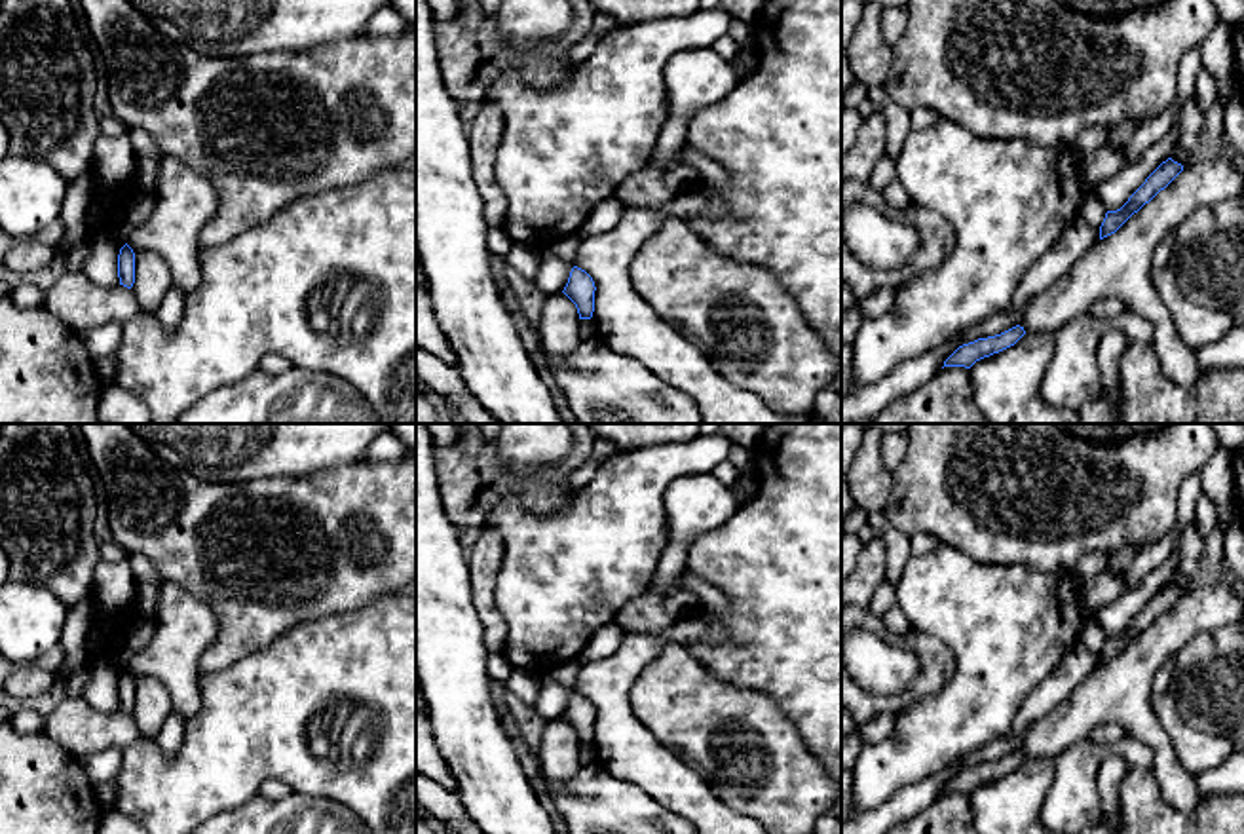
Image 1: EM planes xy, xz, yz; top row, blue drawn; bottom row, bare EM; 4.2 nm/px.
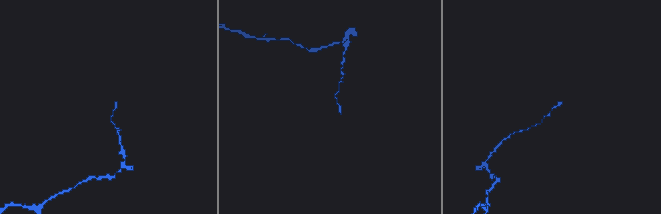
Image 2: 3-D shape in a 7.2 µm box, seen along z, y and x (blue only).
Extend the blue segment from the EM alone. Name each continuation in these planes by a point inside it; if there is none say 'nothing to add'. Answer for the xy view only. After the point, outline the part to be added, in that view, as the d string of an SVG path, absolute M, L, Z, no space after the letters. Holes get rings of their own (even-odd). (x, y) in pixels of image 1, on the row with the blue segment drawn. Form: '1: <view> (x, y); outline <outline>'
nothing to add

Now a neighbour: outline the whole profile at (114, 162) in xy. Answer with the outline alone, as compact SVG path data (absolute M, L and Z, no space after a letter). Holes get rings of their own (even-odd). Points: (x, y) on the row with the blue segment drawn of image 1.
M127 133L116 139L101 135L95 141L91 171L95 177L91 205L97 207L99 222L89 230L89 255L82 274L95 285L112 287L120 283L122 249L114 239L112 222L137 198L133 192L137 154Z

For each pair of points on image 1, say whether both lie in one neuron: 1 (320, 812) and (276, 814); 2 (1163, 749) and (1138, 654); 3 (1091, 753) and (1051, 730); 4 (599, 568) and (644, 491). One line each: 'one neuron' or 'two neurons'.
1: one neuron
2: one neuron
3: two neurons
4: one neuron

